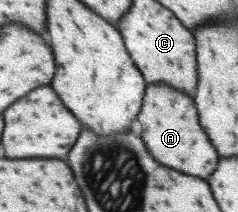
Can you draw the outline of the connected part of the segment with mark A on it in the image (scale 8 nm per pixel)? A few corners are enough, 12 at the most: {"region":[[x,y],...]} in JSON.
{"region":[[145,85],[136,122],[160,166],[202,178],[219,157],[190,95]]}

